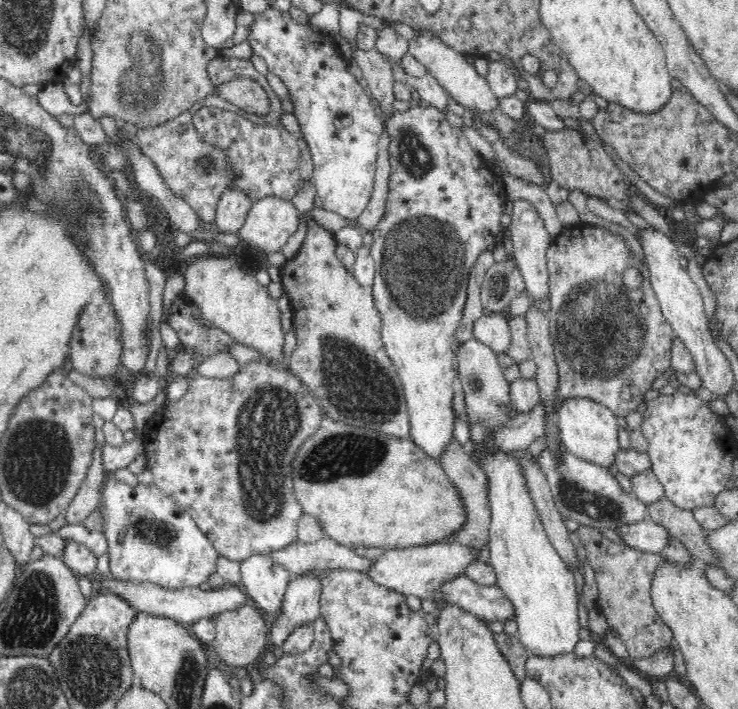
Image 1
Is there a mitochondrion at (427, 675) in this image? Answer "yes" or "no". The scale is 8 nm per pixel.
no

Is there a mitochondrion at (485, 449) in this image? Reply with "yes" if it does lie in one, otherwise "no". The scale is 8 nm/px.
no

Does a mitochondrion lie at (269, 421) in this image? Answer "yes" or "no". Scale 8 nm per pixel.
yes

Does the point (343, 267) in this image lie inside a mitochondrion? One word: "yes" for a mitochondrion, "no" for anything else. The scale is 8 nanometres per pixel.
no

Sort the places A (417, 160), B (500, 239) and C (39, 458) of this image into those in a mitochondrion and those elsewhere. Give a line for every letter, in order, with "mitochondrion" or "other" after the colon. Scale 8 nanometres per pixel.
A: mitochondrion
B: other
C: mitochondrion

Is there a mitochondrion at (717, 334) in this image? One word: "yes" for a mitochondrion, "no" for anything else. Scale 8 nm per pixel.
no

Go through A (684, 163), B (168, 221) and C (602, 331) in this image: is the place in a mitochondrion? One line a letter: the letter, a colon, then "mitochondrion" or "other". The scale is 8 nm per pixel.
A: other
B: other
C: mitochondrion

